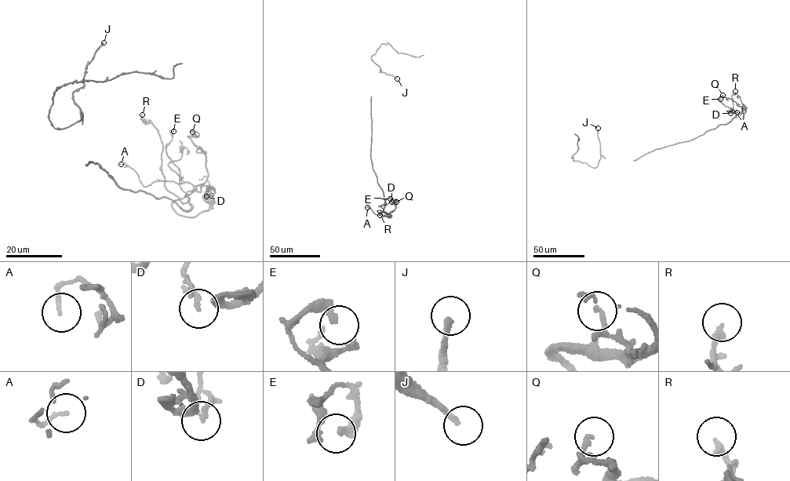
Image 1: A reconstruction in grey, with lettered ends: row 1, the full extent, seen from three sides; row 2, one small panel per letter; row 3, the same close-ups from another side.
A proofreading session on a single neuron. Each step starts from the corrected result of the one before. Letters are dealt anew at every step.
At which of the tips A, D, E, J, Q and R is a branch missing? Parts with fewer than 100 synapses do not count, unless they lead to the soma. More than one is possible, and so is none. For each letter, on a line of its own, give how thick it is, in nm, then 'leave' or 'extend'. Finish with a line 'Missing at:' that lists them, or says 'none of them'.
A: 120 nm thick; leave
D: 100 nm thick; leave
E: 220 nm thick; leave
J: 220 nm thick; extend
Q: 140 nm thick; leave
R: 240 nm thick; leave
Missing at: J

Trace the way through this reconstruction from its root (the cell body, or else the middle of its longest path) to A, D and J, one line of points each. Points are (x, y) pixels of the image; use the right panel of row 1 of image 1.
A: (744, 107), (743, 119), (743, 107), (740, 115), (737, 112)
D: (744, 107), (743, 119), (742, 112), (737, 114), (726, 111), (730, 110), (730, 113)
J: (744, 107), (743, 119), (740, 112), (694, 138), (634, 160), (600, 154), (598, 128)

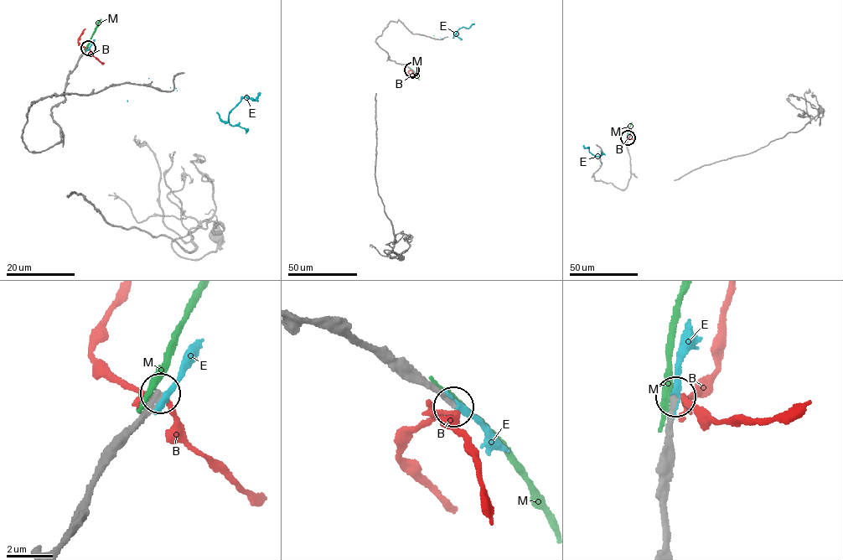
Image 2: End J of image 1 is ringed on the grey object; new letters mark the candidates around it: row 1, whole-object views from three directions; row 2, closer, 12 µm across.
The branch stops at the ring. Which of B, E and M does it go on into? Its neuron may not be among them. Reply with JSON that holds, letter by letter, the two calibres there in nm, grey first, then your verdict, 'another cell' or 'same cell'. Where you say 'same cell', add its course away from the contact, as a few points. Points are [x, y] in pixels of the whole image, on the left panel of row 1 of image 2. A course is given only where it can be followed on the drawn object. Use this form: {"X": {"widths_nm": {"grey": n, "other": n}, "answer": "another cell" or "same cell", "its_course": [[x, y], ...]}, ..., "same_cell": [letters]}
{"B": {"widths_nm": {"grey": 240, "other": 190}, "answer": "another cell"}, "E": {"widths_nm": {"grey": 300, "other": 320}, "answer": "another cell"}, "M": {"widths_nm": {"grey": 320, "other": 320}, "answer": "another cell"}, "same_cell": []}

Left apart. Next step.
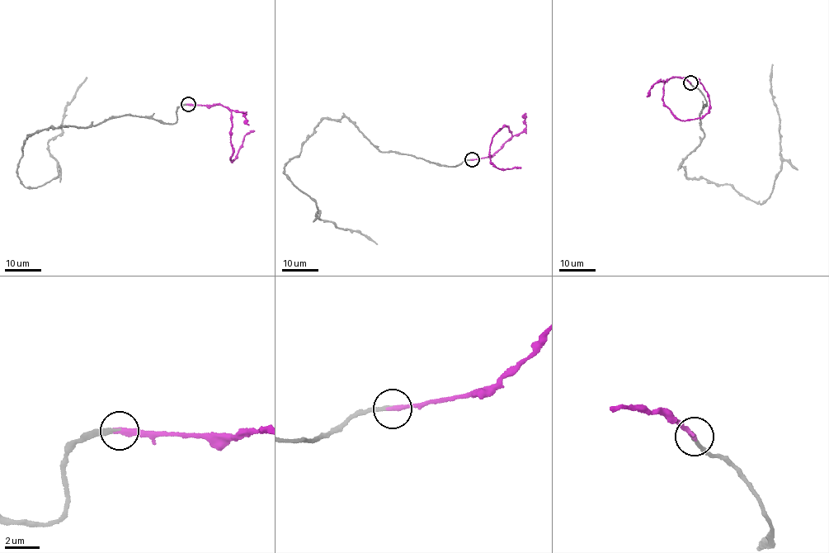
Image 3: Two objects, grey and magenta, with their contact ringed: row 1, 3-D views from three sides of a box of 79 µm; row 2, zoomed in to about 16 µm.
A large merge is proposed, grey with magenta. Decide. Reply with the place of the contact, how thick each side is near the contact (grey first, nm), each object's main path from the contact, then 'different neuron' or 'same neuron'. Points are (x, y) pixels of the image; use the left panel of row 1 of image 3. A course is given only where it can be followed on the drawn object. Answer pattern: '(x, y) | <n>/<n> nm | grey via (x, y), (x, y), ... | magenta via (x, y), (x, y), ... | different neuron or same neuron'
(188, 104) | 190/320 nm | magenta via (188, 104), (219, 104), (231, 111), (233, 152), (230, 159), (233, 162), (246, 134), (254, 130) | same neuron

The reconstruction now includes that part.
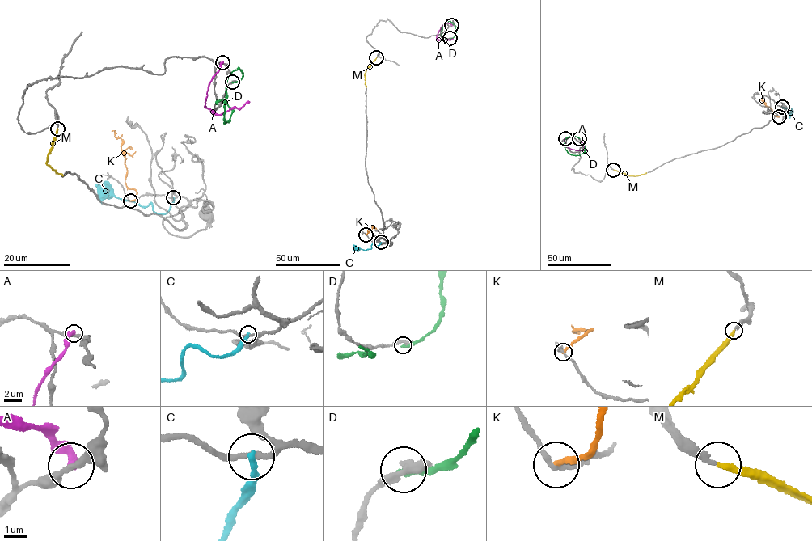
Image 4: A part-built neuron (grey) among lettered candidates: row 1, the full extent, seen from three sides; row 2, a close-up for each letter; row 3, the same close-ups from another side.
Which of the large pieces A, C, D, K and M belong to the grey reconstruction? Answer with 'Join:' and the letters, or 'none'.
Join: M

